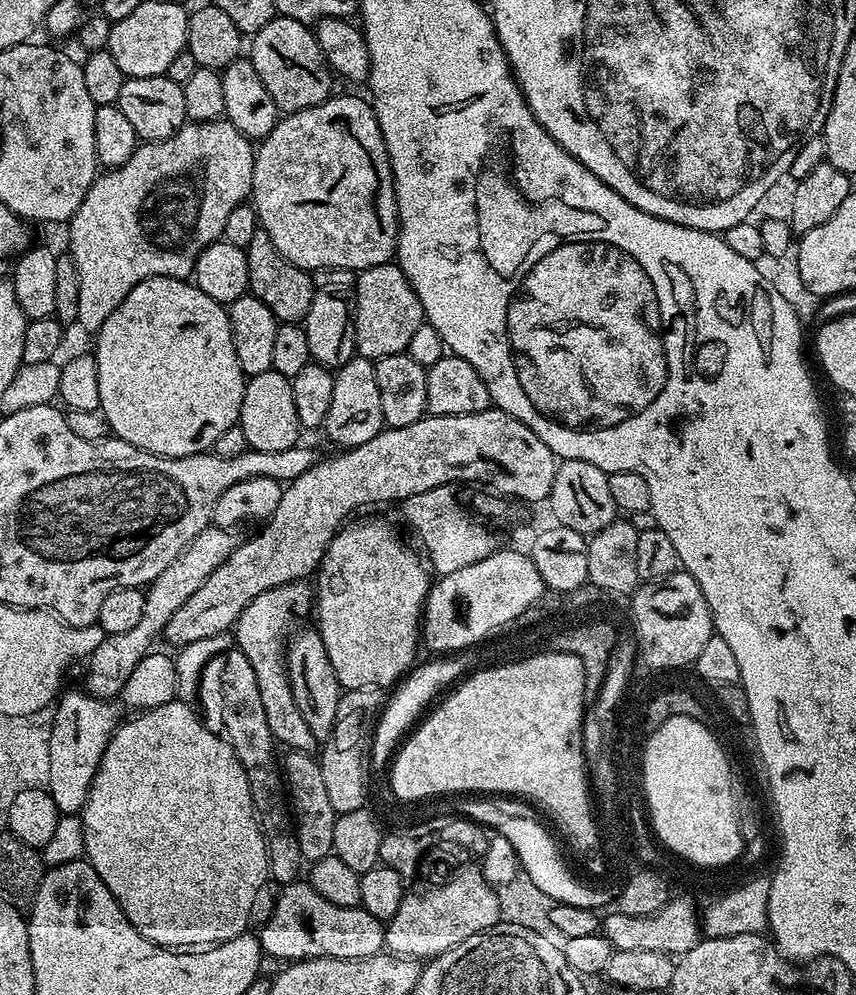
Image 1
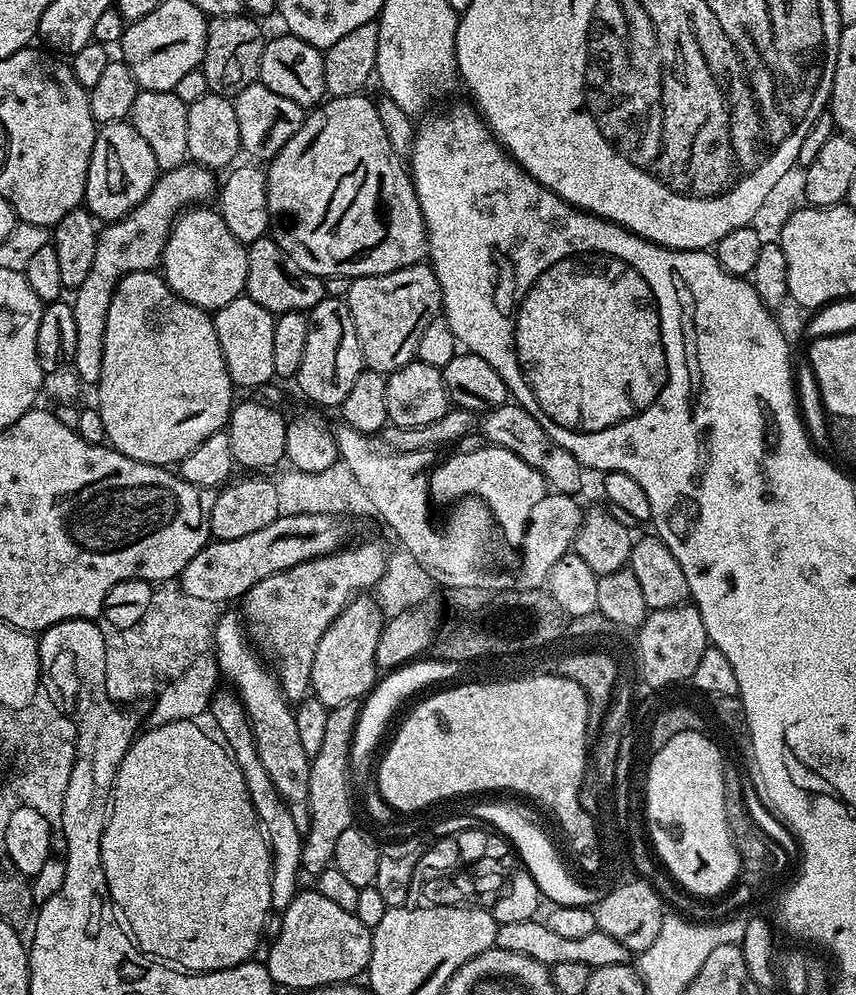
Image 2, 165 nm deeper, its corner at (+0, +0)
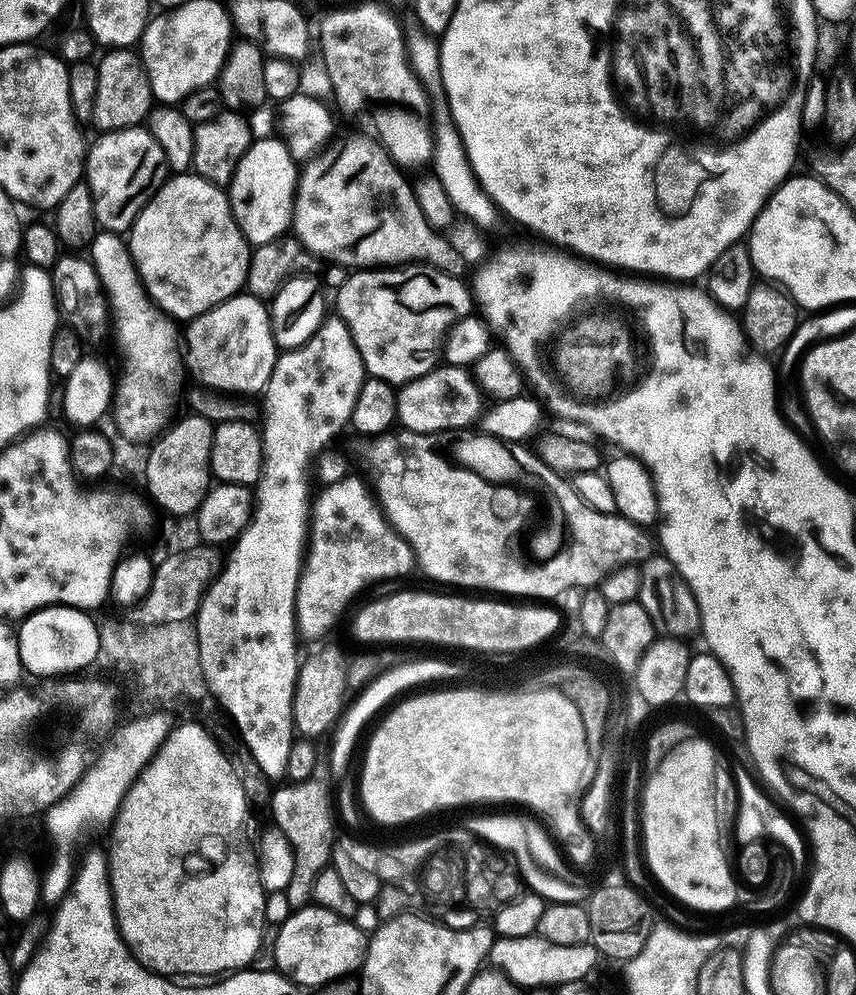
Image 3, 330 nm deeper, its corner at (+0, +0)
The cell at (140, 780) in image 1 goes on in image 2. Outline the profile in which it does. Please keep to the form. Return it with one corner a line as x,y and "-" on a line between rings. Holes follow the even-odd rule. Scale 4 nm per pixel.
179,720
166,726
148,728
137,735
116,771
112,803
108,822
104,825
100,849
102,870
106,874
106,886
112,895
112,903
118,909
136,947
149,957
167,962
185,972
221,972
239,964
249,963
255,957
252,955
260,944
260,935
264,932
264,923
267,922
268,911
272,908
272,850
268,847
264,829
250,802
242,770
232,759
231,751
215,735
207,736
200,726
195,720

